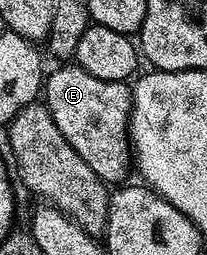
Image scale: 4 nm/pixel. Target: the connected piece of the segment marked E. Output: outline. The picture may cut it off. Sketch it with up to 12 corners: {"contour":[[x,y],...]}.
{"contour":[[78,65],[45,79],[45,105],[108,185],[133,167],[132,88]]}

